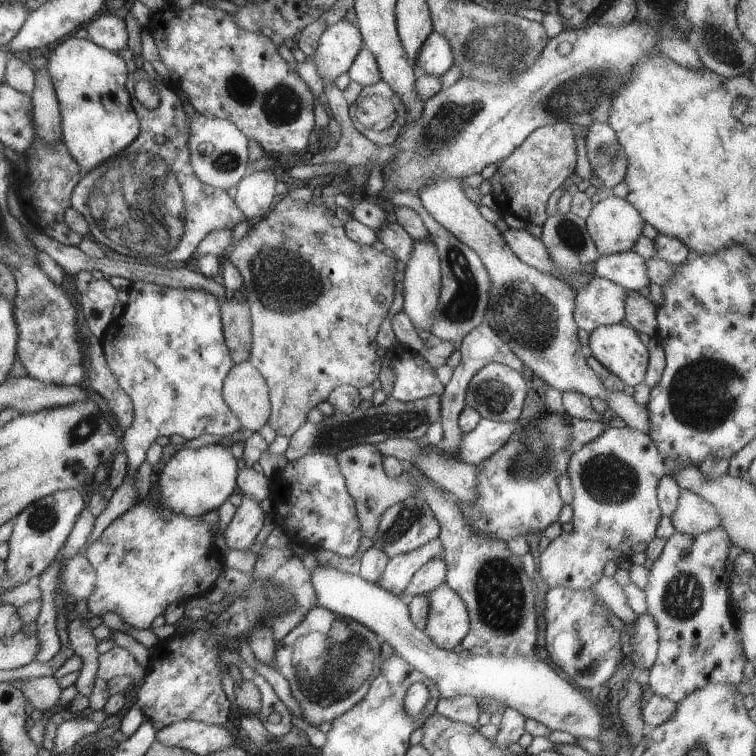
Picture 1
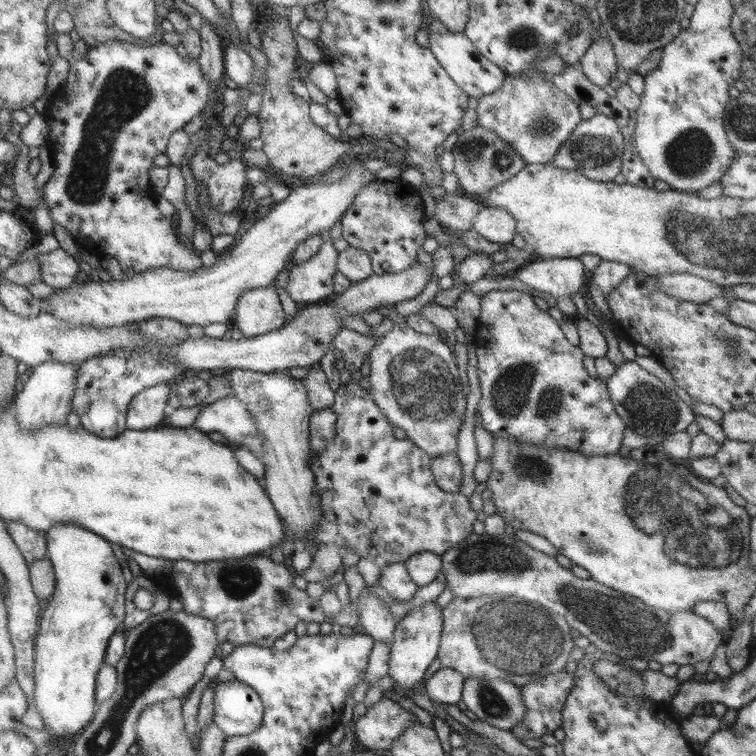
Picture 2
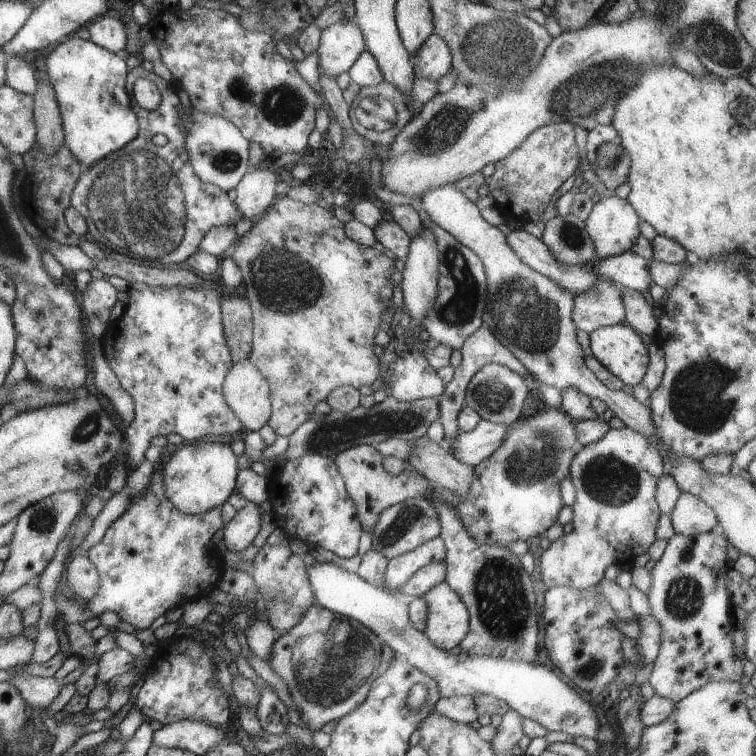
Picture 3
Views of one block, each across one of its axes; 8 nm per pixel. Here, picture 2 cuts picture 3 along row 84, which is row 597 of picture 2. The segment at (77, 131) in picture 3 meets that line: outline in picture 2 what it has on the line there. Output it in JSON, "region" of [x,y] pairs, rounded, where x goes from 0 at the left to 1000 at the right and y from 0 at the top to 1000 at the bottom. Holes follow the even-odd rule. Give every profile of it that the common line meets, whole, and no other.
{"region":[[[82,690],[81,693],[71,693],[61,706],[61,738],[67,743],[69,754],[71,758],[71,779],[67,784],[67,792],[62,796],[62,802],[57,807],[54,813],[54,821],[52,823],[52,832],[48,836],[46,854],[45,854],[45,917],[42,918],[44,929],[56,950],[58,958],[58,966],[62,971],[73,974],[91,974],[99,975],[104,971],[111,960],[120,955],[122,947],[124,946],[124,938],[128,933],[124,927],[124,913],[126,913],[126,898],[128,888],[138,878],[138,868],[140,857],[144,849],[144,844],[149,841],[156,832],[160,832],[160,825],[164,821],[164,806],[165,806],[165,782],[167,770],[160,762],[161,753],[149,730],[147,729],[147,721],[140,714],[131,712],[127,706],[112,701],[106,697],[106,693],[95,693],[95,690]]]}

